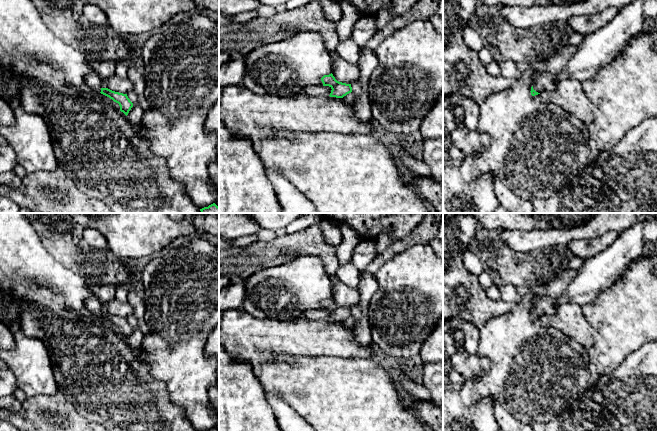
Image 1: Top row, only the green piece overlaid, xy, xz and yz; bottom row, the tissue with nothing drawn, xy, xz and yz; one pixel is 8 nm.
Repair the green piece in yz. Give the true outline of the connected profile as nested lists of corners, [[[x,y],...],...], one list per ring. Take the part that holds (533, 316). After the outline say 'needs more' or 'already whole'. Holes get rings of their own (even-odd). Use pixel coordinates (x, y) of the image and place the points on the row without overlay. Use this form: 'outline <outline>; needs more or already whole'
outline [[[543,296],[534,302],[534,309],[531,311],[531,319],[535,320],[543,315],[552,316],[558,305],[556,304],[557,298]]]; needs more

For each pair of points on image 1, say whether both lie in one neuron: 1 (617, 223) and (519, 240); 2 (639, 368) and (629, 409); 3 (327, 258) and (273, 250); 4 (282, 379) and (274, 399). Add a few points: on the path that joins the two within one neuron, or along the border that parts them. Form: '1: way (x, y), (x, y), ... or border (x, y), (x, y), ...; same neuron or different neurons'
1: way (593, 229), (572, 233), (560, 238), (543, 239); same neuron
2: way (639, 378), (639, 390), (632, 399); same neuron
3: way (314, 248), (286, 248); same neuron
4: border (265, 392), (277, 393), (294, 409); different neurons

